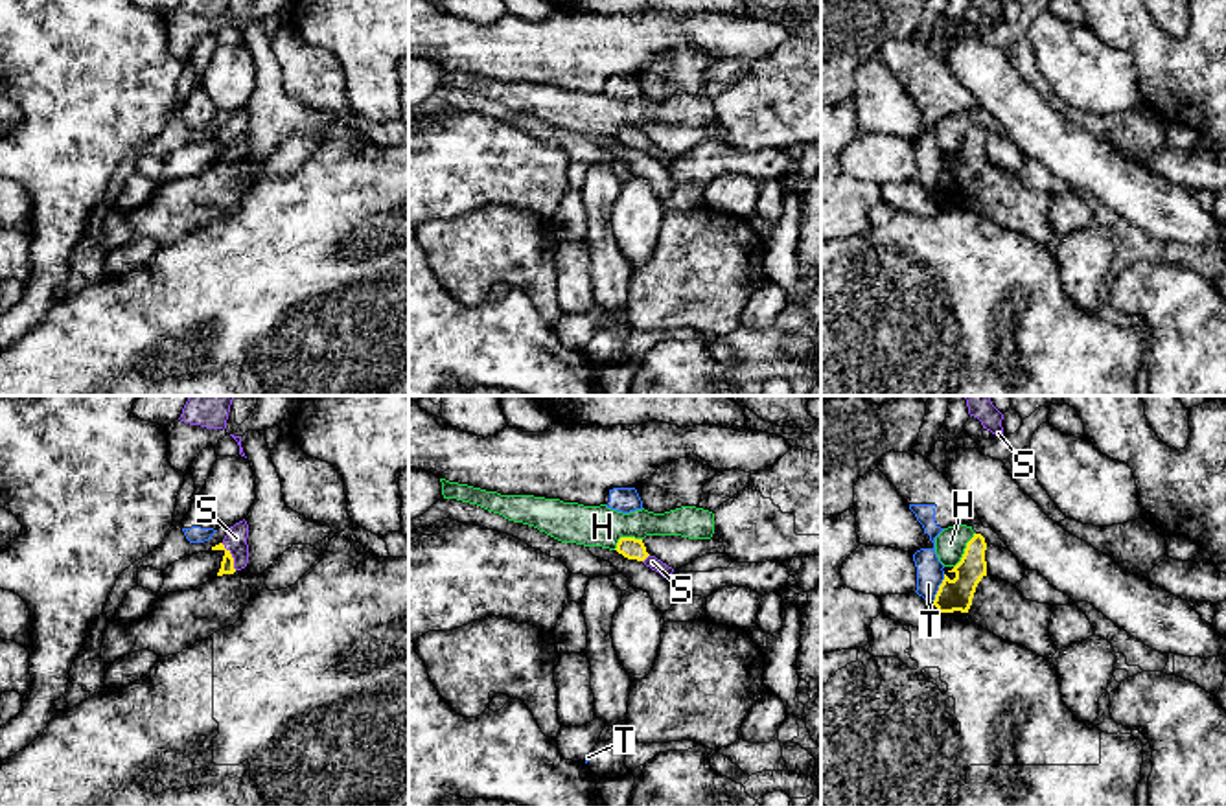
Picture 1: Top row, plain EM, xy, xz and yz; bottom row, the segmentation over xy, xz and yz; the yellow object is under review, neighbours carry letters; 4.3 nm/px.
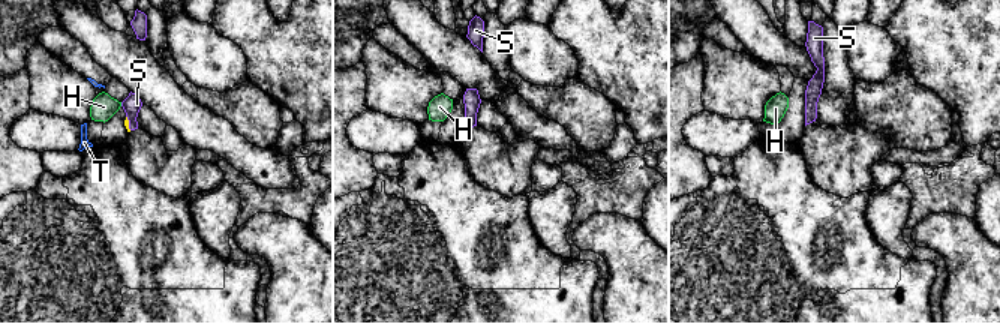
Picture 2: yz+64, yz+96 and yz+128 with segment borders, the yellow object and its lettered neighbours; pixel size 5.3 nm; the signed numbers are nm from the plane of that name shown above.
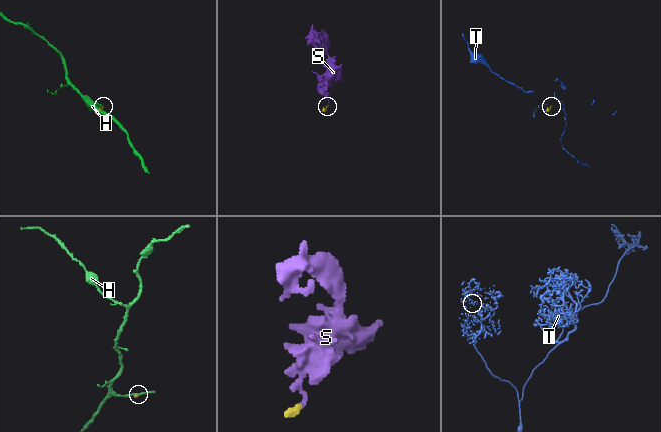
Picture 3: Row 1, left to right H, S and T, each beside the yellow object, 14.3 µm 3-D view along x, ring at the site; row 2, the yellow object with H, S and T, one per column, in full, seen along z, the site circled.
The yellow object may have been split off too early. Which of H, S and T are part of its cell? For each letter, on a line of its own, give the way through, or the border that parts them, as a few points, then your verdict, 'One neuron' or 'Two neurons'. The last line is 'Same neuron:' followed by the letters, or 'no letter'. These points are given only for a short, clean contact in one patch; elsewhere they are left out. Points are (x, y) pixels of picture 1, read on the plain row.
H: Two neurons
S: Path across: xy (227, 153), (231, 144), (236, 126). One neuron
T: Two neurons
Same neuron: S

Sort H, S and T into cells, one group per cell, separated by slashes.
H / S / T

